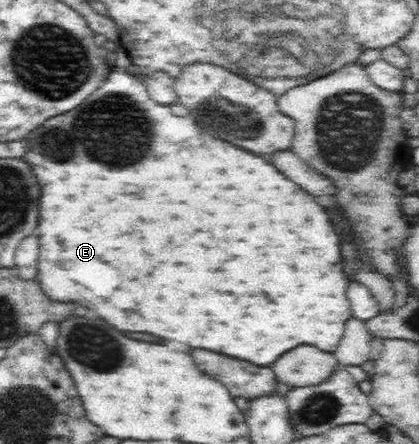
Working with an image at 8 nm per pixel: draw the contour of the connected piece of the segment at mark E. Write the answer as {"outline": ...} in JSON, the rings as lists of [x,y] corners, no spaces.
{"outline":[[[123,95],[101,97],[95,103],[85,101],[63,115],[47,119],[21,141],[24,147],[19,159],[31,167],[41,189],[39,225],[35,229],[39,237],[36,282],[51,302],[81,303],[119,331],[149,333],[161,339],[181,341],[193,349],[231,355],[257,367],[269,367],[285,351],[299,345],[315,345],[332,354],[337,349],[345,331],[345,321],[352,317],[345,297],[347,281],[343,281],[343,271],[339,271],[339,235],[335,235],[335,229],[327,219],[327,211],[265,159],[211,137],[199,125],[193,125],[191,119],[175,117],[171,115],[171,109],[167,113],[167,107],[157,105],[151,98],[141,107],[141,103]]]}

